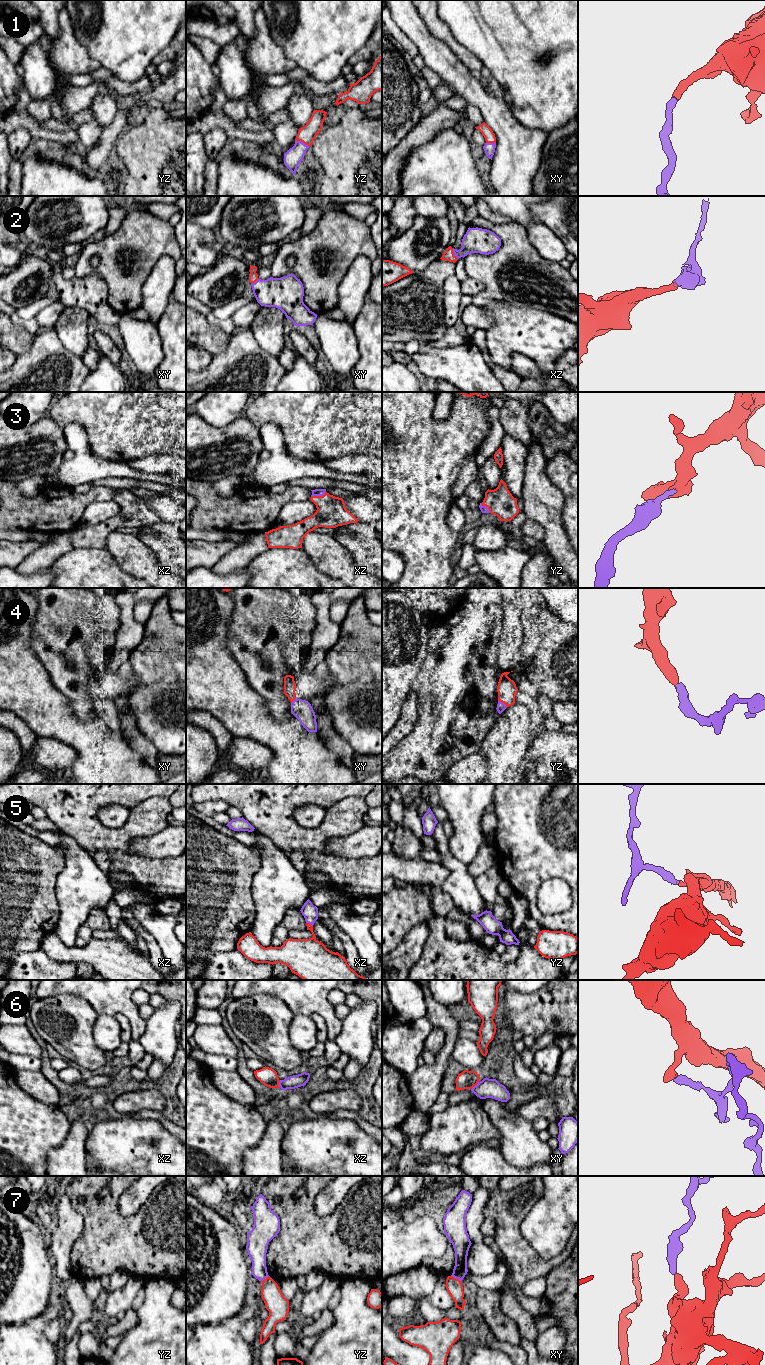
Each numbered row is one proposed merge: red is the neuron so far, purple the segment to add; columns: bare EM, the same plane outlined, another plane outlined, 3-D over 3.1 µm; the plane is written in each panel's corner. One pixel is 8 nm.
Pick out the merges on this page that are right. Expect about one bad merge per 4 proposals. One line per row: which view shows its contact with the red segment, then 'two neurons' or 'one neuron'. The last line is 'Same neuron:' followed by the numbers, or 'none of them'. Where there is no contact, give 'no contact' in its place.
1: contact in yz; one neuron
2: contact in xz; one neuron
3: contact in xz; one neuron
4: contact in yz; one neuron
5: contact in xz; one neuron
6: contact in xy; two neurons
7: contact in xy; two neurons
Same neuron: 1, 2, 3, 4, 5

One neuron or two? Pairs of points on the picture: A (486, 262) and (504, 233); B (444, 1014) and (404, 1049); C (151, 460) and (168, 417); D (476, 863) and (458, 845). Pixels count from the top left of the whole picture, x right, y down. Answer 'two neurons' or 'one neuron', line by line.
A: one neuron
B: two neurons
C: two neurons
D: two neurons

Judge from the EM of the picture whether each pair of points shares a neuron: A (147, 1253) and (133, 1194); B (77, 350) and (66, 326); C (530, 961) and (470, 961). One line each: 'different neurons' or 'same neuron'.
A: different neurons
B: same neuron
C: same neuron

